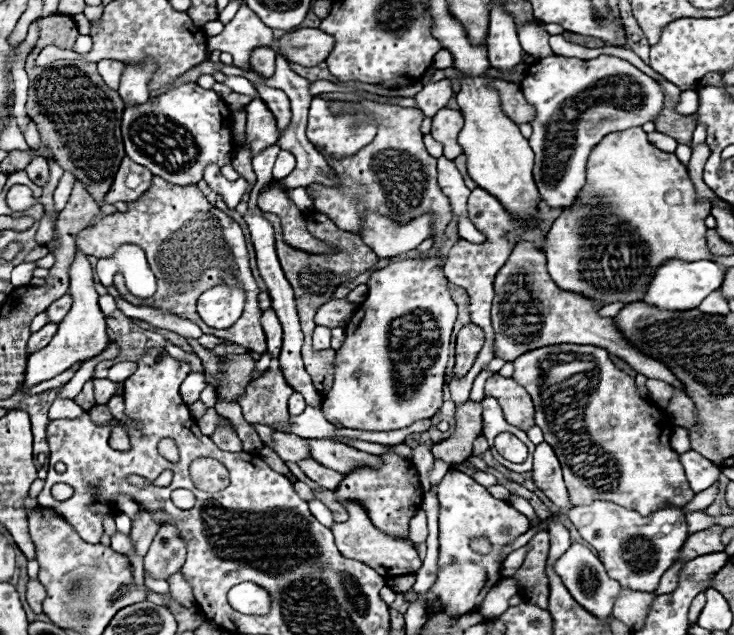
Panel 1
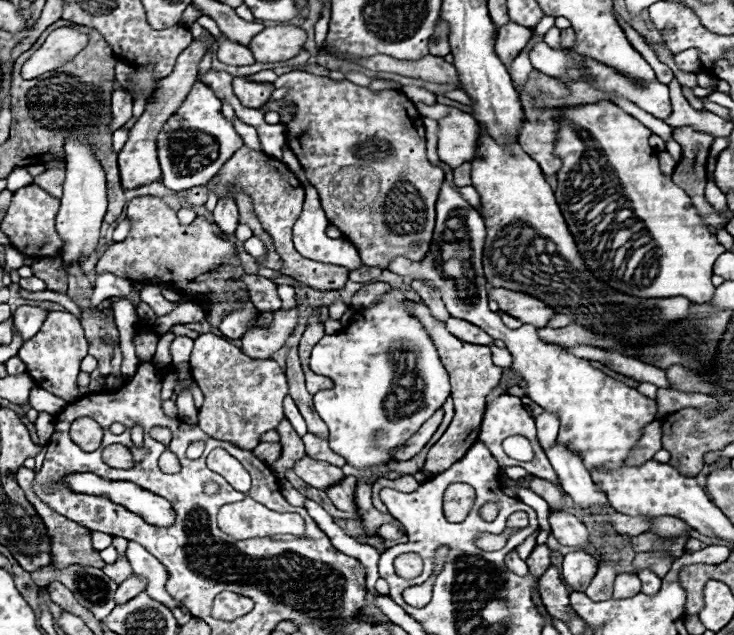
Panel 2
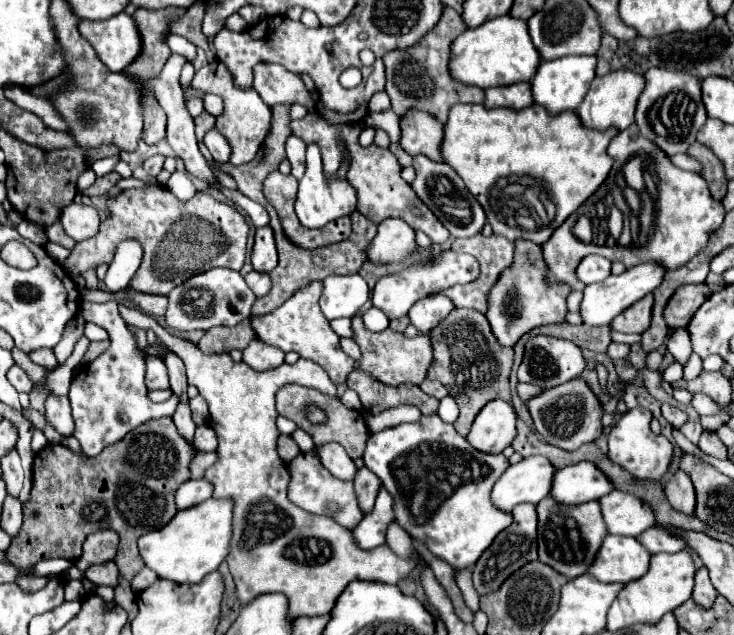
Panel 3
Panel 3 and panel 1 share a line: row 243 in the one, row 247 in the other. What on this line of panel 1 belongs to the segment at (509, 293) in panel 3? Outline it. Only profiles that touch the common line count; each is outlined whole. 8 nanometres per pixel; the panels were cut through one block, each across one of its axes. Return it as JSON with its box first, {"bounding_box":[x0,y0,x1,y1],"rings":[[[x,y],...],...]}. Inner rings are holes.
{"bounding_box":[492,242,684,390],"rings":[[[522,242],[520,246],[516,246],[512,250],[512,254],[508,256],[506,264],[500,268],[496,282],[494,282],[494,304],[492,304],[492,326],[496,336],[502,342],[496,342],[496,356],[504,358],[506,362],[512,362],[514,358],[518,358],[520,354],[540,348],[540,346],[552,346],[552,344],[592,344],[592,346],[600,346],[604,348],[608,354],[618,356],[620,360],[624,360],[632,370],[636,370],[638,374],[644,374],[646,378],[656,378],[656,380],[664,380],[680,390],[684,390],[684,386],[680,386],[678,378],[660,362],[646,358],[646,354],[638,354],[638,350],[634,346],[630,346],[626,342],[626,338],[622,338],[622,334],[618,332],[618,328],[614,326],[614,322],[610,318],[602,318],[598,316],[598,308],[594,302],[588,302],[586,298],[580,298],[578,294],[568,294],[564,290],[560,290],[558,286],[554,286],[552,278],[548,278],[546,272],[546,256],[544,252],[536,250],[534,246],[528,246],[528,242]]]}

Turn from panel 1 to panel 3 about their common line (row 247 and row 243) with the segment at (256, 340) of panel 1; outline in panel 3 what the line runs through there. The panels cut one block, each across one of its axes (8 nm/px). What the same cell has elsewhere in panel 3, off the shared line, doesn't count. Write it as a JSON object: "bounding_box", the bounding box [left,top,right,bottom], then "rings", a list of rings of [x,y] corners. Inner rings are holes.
{"bounding_box":[62,184,248,296],"rings":[[[154,184],[154,186],[144,186],[144,188],[122,190],[114,200],[108,202],[108,210],[110,210],[110,216],[100,224],[100,232],[88,240],[78,242],[72,248],[70,256],[62,262],[62,268],[70,276],[78,276],[86,270],[98,268],[100,264],[110,264],[114,250],[116,250],[116,244],[120,244],[122,240],[136,240],[144,248],[142,264],[136,270],[130,286],[134,290],[146,292],[146,294],[164,294],[166,296],[176,284],[188,280],[190,276],[194,276],[198,272],[206,272],[206,270],[216,268],[216,266],[240,270],[244,264],[248,224],[246,224],[244,216],[234,206],[228,206],[228,204],[214,200],[210,194],[196,192],[196,196],[190,198],[188,202],[180,202],[168,188]]]}

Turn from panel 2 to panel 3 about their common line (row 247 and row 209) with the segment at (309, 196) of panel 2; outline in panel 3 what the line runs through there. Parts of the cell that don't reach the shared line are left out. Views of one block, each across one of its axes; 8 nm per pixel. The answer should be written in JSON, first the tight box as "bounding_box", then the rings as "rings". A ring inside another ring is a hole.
{"bounding_box":[296,144,352,228],"rings":[[[310,144],[306,152],[306,174],[300,180],[298,194],[296,194],[296,216],[300,224],[306,228],[322,228],[324,224],[348,216],[352,212],[352,188],[346,180],[332,180],[326,182],[324,172],[322,172],[322,158],[318,146]]]}

